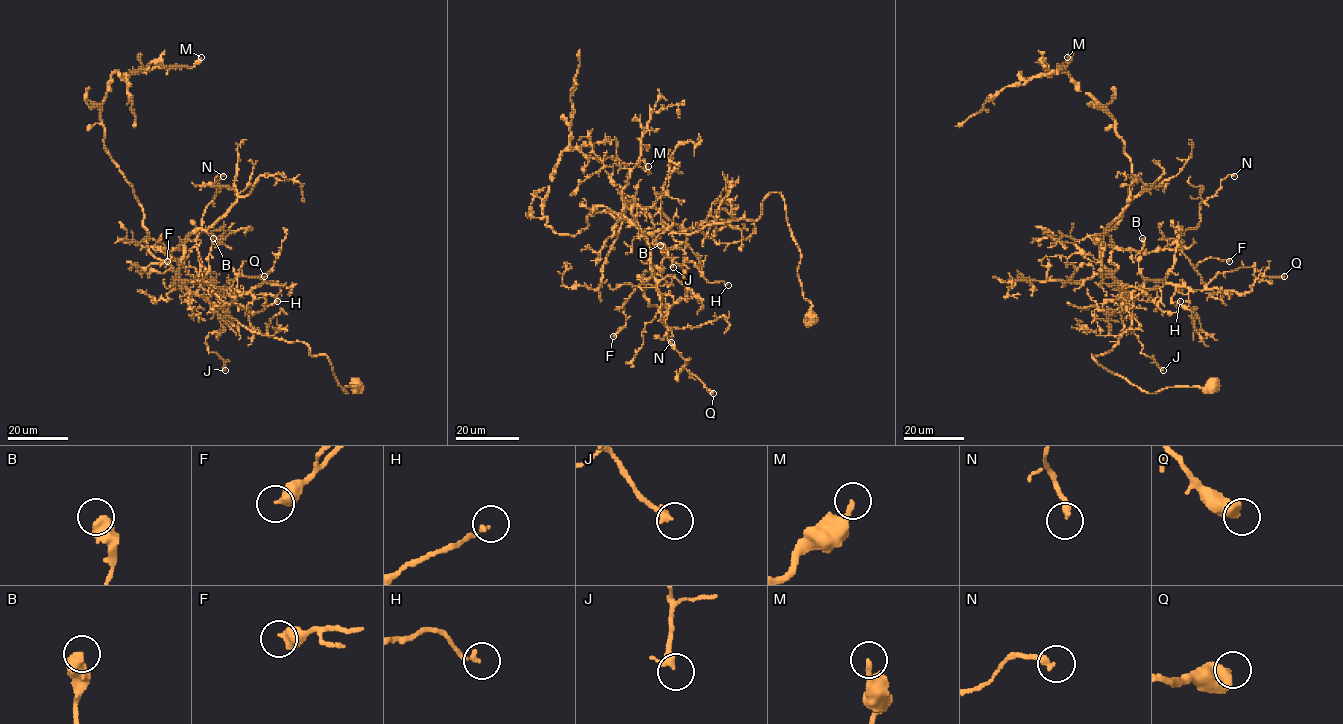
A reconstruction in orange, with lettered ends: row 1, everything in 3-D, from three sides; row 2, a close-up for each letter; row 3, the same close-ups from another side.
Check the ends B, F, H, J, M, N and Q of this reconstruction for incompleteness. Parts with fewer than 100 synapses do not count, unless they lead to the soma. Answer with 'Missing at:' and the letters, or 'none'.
Missing at: none

